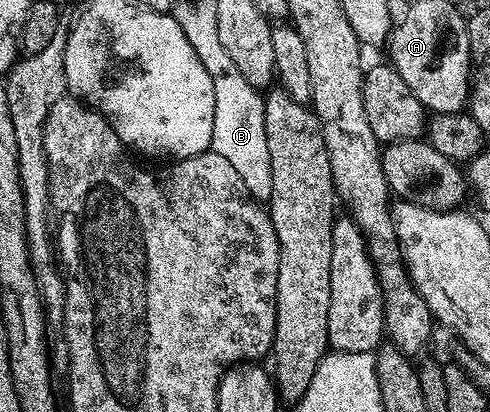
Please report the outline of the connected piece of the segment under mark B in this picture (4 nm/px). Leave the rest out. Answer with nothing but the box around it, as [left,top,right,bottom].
[210,90,271,196]

